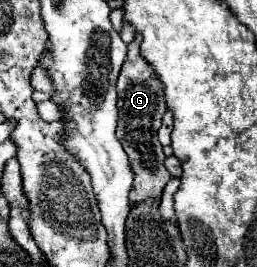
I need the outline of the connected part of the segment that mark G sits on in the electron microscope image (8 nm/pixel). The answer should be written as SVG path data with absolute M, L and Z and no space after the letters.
M136 34L136 38L128 44L128 56L118 76L118 128L116 136L120 144L124 146L130 166L134 172L134 186L130 190L130 204L134 202L160 202L162 192L170 180L168 170L164 168L164 152L162 144L158 142L158 128L160 120L166 112L166 98L162 92L162 82L158 82L158 74L154 74L152 66L142 58L140 54L140 42L142 36Z

